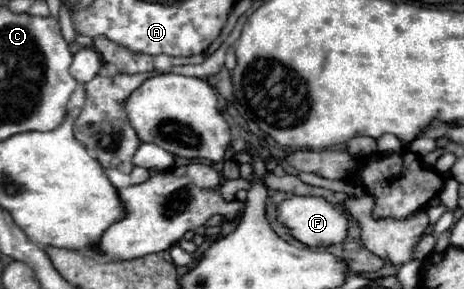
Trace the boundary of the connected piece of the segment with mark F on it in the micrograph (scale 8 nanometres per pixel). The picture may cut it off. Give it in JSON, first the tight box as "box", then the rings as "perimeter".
{"box":[277,197,347,247],"perimeter":[[[291,197],[277,207],[277,219],[285,225],[293,239],[307,247],[327,247],[341,243],[347,235],[347,215],[339,207],[327,203],[323,197]]]}

